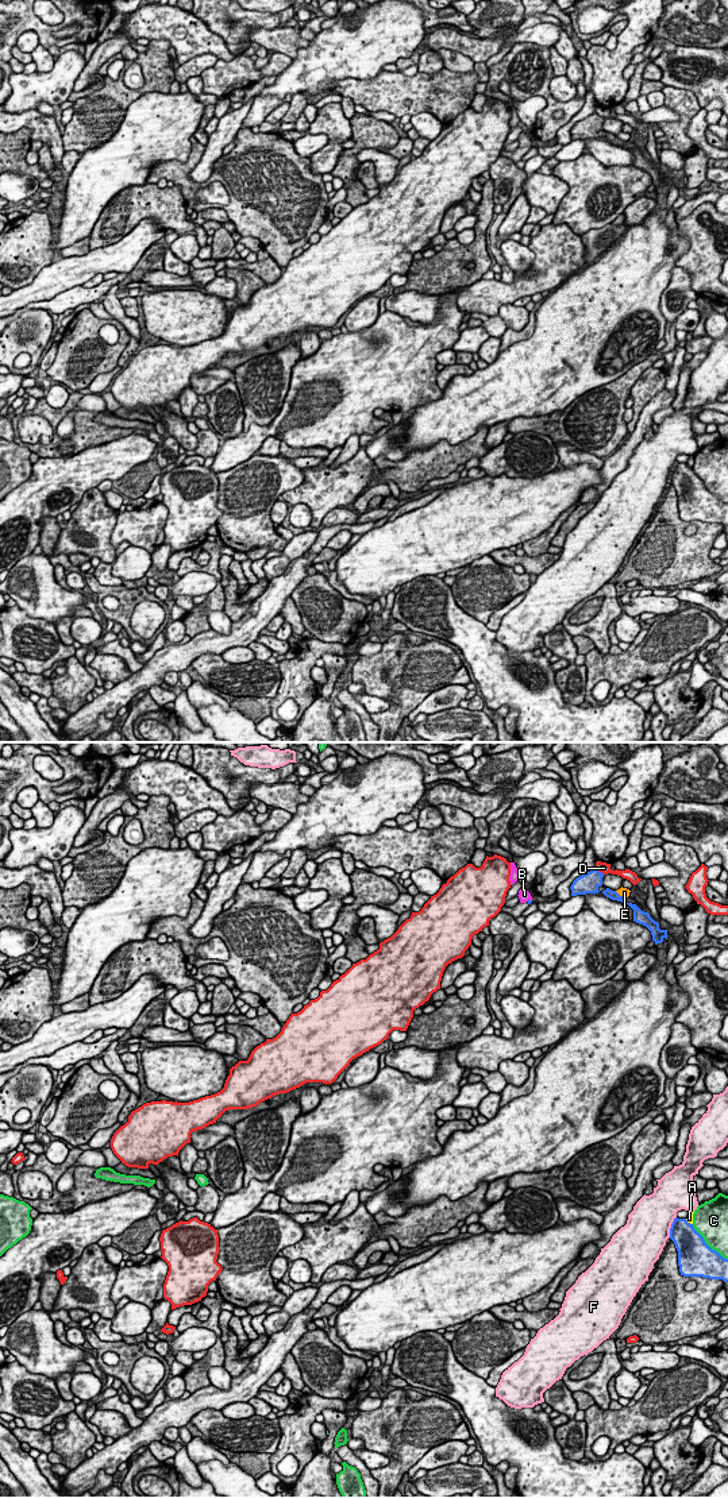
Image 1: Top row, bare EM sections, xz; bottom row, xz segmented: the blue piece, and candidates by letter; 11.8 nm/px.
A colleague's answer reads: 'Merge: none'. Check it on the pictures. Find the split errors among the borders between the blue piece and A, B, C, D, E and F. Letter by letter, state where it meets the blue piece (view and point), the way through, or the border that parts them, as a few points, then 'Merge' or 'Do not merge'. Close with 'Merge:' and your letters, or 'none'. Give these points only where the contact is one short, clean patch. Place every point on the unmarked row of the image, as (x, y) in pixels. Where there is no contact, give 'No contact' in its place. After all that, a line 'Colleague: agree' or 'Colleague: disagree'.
A: Touches blue at xz (689, 467). Do not merge
B: Touches blue at xz (528, 145). Path across: xz (530, 146), (528, 145), (524, 139). Merge
C: Touches blue at xz (707, 489). Do not merge
D: Touches blue at xz (600, 116). Do not merge
E: Touches blue at xz (617, 138). Do not merge
F: Touches blue at xz (671, 471). Do not merge
Merge: B
Colleague: disagree

